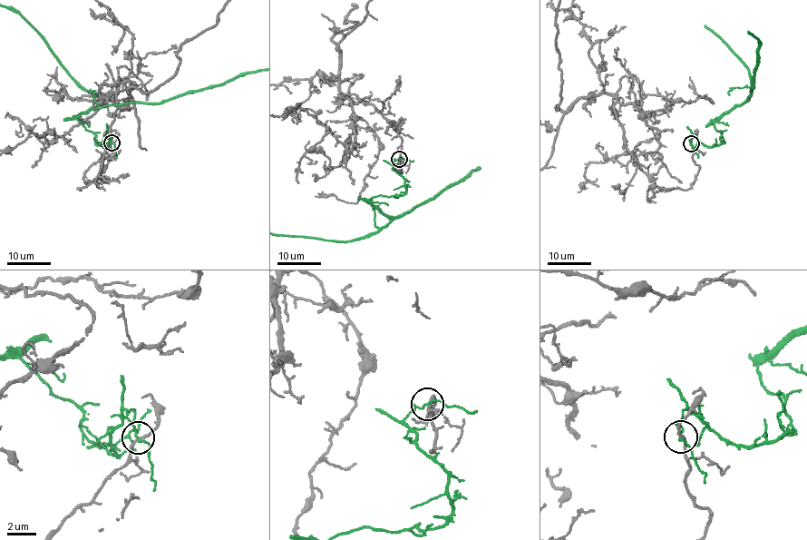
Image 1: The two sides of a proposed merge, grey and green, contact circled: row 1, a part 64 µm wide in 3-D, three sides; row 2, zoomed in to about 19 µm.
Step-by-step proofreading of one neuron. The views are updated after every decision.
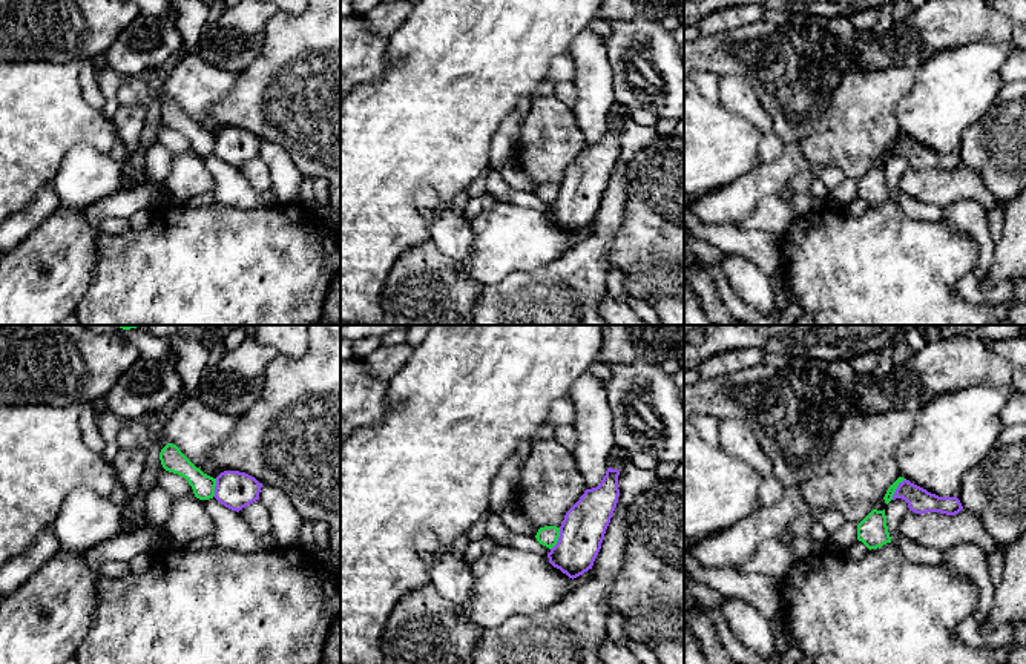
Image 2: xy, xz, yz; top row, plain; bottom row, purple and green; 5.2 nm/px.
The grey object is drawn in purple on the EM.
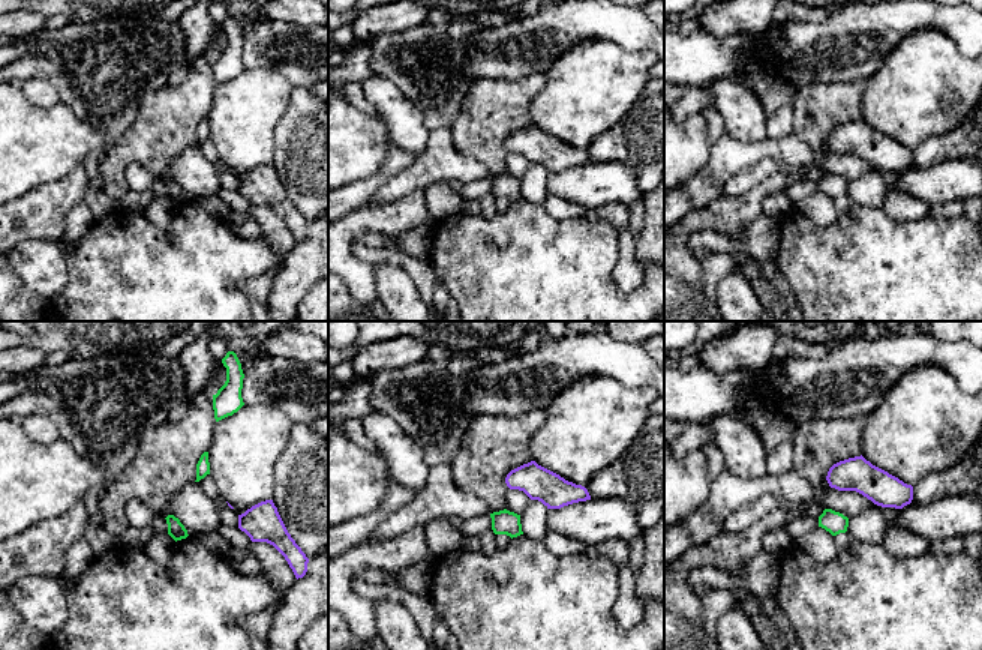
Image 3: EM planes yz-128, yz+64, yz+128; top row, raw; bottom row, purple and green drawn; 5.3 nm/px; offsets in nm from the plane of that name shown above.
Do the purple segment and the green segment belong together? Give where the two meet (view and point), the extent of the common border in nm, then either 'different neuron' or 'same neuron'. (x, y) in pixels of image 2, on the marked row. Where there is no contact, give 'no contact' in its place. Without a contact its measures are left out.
yz (896, 489) | 130 nm | different neuron

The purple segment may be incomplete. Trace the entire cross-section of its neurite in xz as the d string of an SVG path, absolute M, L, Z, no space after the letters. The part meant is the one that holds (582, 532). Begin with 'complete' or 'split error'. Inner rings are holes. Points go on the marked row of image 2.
complete; M607 468L601 483L586 489L564 515L558 541L548 558L572 580L592 569L601 549L620 497L618 475L618 469Z

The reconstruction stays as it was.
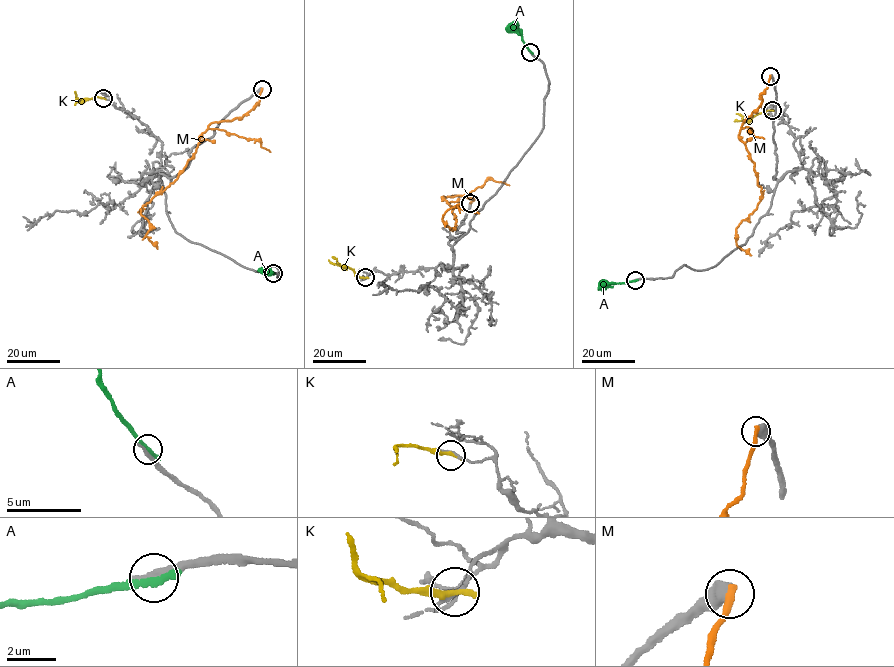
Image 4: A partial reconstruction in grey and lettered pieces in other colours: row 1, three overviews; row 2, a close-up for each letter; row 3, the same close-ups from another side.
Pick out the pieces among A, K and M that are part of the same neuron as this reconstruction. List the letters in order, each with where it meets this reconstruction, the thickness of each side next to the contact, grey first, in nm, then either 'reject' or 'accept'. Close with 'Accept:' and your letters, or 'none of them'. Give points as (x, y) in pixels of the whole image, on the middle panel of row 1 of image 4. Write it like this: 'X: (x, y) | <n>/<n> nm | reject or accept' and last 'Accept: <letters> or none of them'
A: (530, 52) | 380/300 nm | reject
K: (365, 277) | 190/300 nm | reject
M: (470, 203) | 600/340 nm | reject
Accept: none of them

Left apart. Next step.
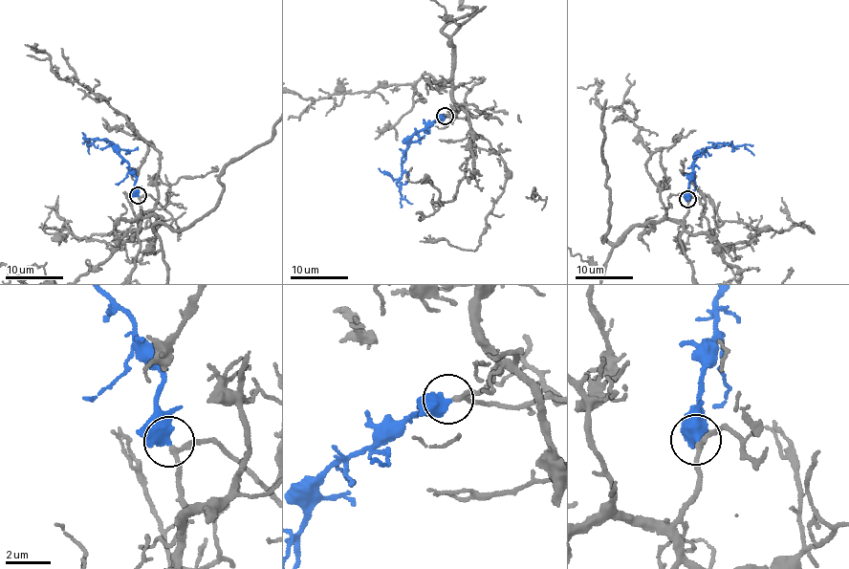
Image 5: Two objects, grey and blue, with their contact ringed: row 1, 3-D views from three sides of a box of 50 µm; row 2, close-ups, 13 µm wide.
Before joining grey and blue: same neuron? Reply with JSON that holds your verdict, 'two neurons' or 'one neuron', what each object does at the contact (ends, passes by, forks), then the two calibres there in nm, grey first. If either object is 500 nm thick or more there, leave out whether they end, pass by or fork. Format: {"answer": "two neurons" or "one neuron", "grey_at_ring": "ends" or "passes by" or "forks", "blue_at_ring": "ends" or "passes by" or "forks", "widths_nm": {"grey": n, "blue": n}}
{"answer": "one neuron", "widths_nm": {"grey": 180, "blue": 650}}

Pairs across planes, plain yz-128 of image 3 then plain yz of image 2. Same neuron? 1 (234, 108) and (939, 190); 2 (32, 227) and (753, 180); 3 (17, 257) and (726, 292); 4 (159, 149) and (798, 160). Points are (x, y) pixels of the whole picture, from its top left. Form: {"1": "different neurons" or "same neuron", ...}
{"1": "different neurons", "2": "same neuron", "3": "different neurons", "4": "different neurons"}

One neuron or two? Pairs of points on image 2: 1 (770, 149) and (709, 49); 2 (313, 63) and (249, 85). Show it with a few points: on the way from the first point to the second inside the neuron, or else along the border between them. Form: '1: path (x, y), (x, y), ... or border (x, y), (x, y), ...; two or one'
1: border (720, 77), (741, 75), (756, 95); two
2: path (298, 78), (292, 85), (264, 85); one

